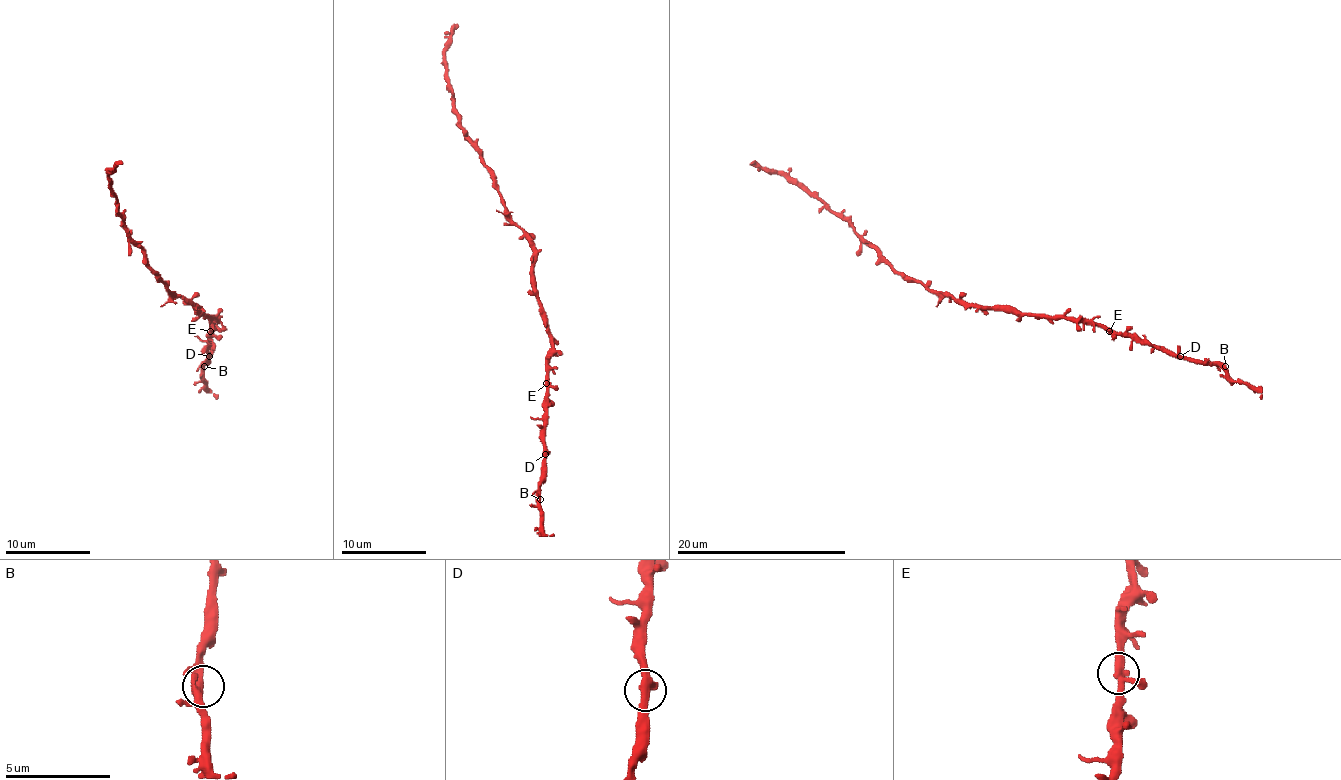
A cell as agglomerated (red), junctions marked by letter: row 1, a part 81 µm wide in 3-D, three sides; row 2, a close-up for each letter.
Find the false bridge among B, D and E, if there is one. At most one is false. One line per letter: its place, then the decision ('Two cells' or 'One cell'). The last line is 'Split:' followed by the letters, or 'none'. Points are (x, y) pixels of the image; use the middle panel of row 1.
B: Place: (540, 499). One cell
D: Place: (545, 454). One cell
E: Place: (546, 383). One cell
Split: none

